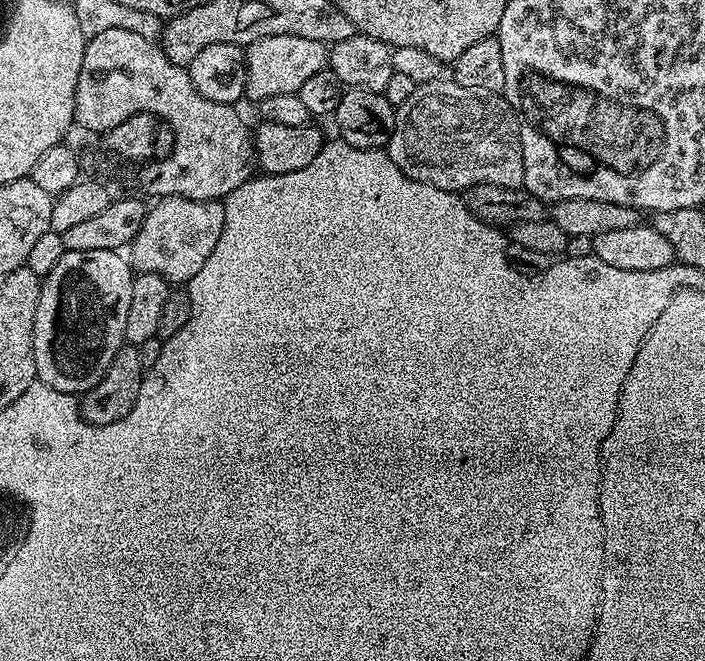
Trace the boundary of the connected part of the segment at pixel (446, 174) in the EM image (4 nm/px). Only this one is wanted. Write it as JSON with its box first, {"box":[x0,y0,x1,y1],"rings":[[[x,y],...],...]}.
{"box":[386,78,524,194],"rings":[[[451,78],[416,85],[414,94],[410,94],[410,98],[396,109],[394,134],[386,145],[386,151],[398,170],[418,182],[438,186],[447,192],[460,194],[475,184],[518,189],[524,186],[520,118],[508,99],[498,92],[466,90],[466,86],[458,86]]]}

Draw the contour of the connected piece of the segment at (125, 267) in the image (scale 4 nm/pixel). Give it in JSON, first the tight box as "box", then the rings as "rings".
{"box":[34,248,134,394],"rings":[[[111,248],[65,251],[58,266],[54,266],[54,270],[41,279],[38,310],[34,318],[34,362],[39,383],[54,386],[54,390],[83,394],[102,382],[118,350],[126,343],[126,313],[130,311],[130,286],[134,269],[120,255],[119,251]]]}

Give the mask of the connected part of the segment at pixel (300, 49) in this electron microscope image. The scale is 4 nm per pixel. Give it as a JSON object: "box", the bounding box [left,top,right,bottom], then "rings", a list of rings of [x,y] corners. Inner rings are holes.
{"box":[244,34,328,102],"rings":[[[278,34],[247,45],[244,61],[248,67],[244,87],[247,99],[259,102],[274,98],[274,94],[299,93],[302,82],[328,67],[328,48],[317,40],[298,38],[298,34]]]}

